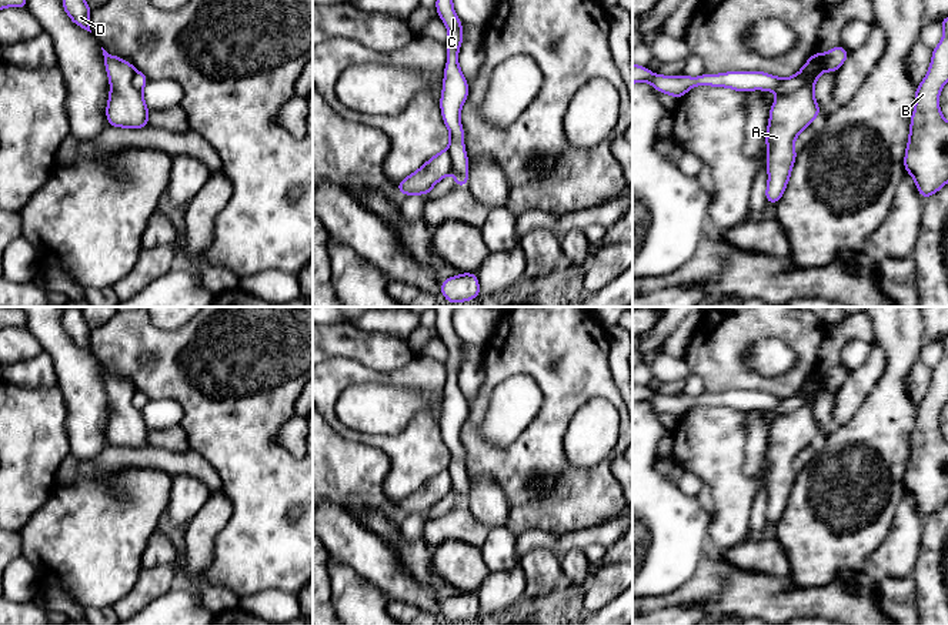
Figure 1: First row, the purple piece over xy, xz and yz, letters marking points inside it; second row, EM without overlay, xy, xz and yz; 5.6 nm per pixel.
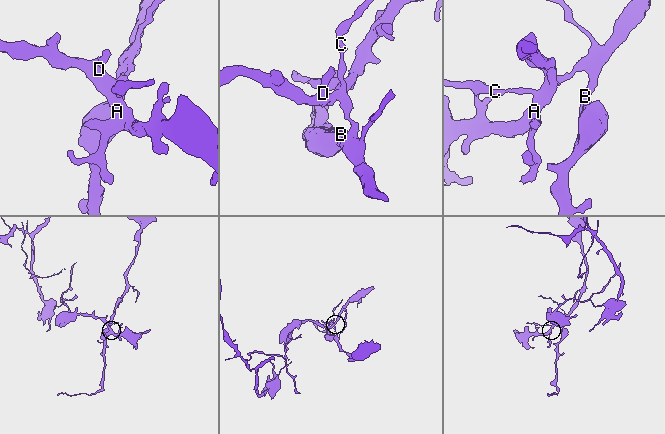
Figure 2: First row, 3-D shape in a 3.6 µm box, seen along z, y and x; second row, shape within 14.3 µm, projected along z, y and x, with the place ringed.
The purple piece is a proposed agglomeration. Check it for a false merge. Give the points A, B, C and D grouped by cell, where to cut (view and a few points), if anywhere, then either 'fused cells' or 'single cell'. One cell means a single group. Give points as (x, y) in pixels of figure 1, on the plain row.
A D / B C | yz (805, 400), (801, 405), (783, 415) | fused cells

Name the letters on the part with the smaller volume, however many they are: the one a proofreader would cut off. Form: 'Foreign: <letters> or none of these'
Foreign: A, D

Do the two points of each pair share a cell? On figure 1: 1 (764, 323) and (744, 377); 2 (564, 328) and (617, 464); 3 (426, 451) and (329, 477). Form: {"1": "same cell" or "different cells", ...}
{"1": "same cell", "2": "different cells", "3": "different cells"}

